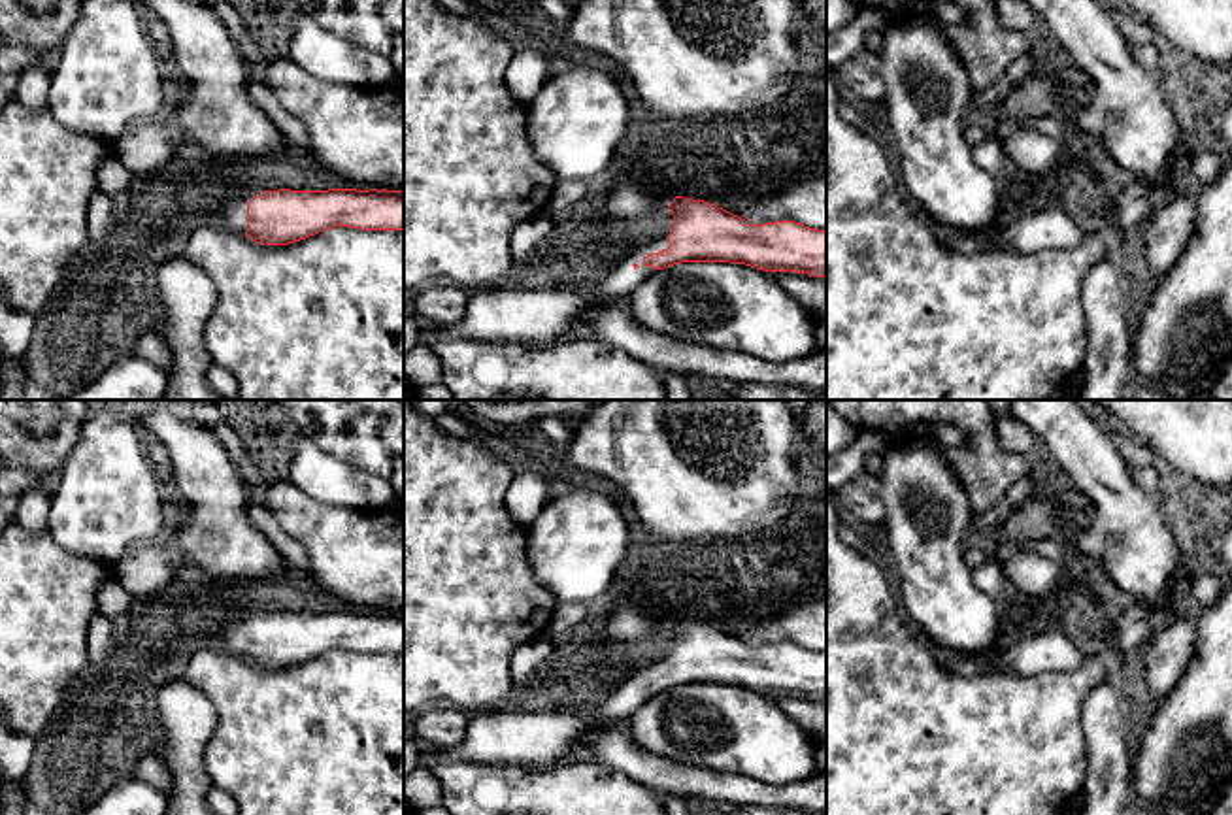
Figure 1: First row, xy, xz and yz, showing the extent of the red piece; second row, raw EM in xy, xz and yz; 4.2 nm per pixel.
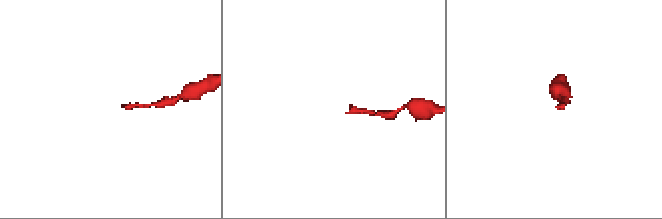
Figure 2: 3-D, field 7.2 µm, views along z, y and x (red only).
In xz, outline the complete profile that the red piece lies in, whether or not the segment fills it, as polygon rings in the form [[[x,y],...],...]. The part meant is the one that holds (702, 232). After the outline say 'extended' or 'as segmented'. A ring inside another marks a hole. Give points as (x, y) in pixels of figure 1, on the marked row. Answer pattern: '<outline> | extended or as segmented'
[[[623,174],[609,191],[611,217],[641,217],[668,208],[674,226],[664,240],[632,253],[591,289],[494,289],[474,291],[460,323],[441,326],[455,340],[545,347],[579,330],[583,315],[602,304],[623,304],[647,277],[681,262],[730,262],[764,272],[796,272],[826,277],[826,230],[794,221],[751,225],[704,200],[675,196],[658,177]]] | extended

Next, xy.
[[[253,191],[230,200],[221,225],[262,245],[287,245],[330,226],[404,230],[404,191]]] | extended

